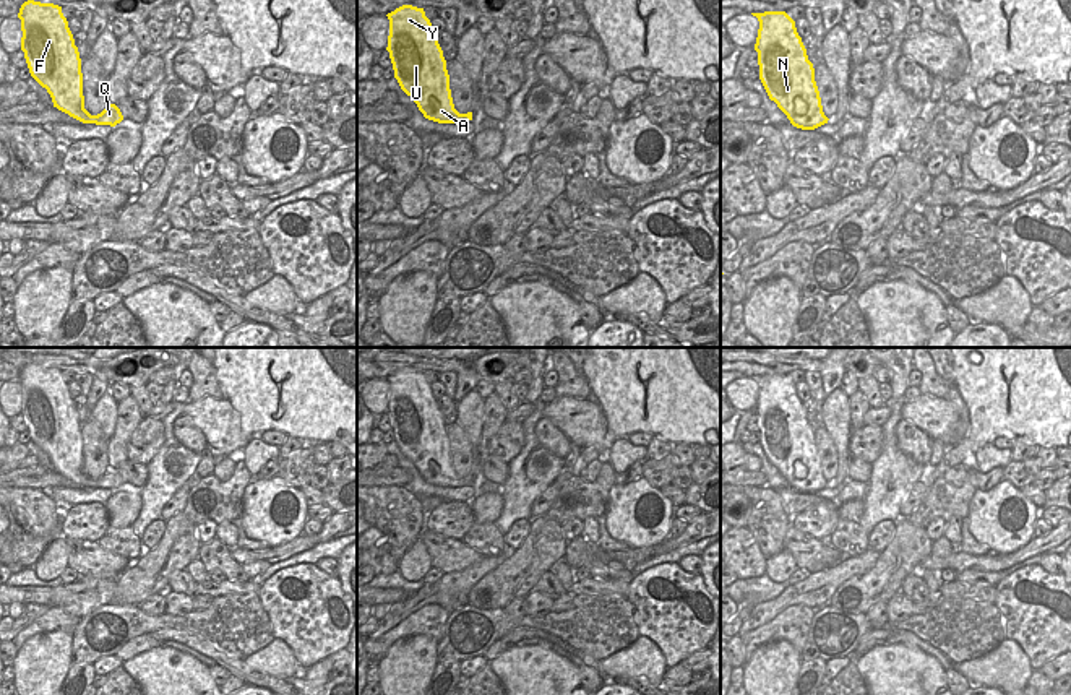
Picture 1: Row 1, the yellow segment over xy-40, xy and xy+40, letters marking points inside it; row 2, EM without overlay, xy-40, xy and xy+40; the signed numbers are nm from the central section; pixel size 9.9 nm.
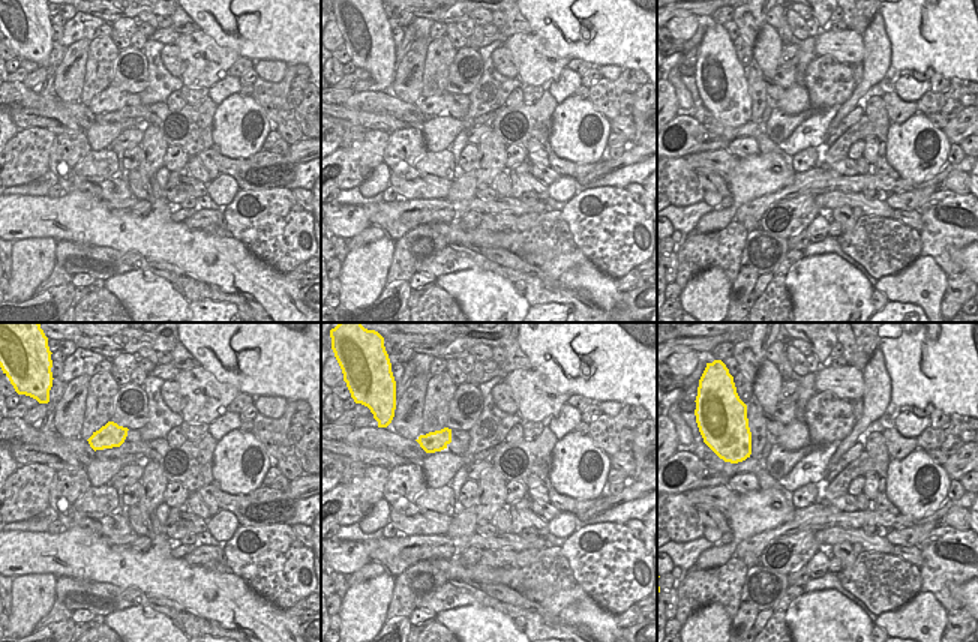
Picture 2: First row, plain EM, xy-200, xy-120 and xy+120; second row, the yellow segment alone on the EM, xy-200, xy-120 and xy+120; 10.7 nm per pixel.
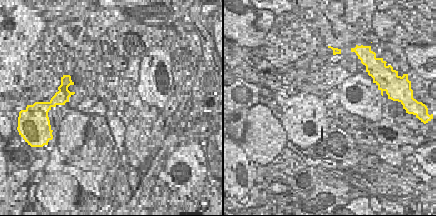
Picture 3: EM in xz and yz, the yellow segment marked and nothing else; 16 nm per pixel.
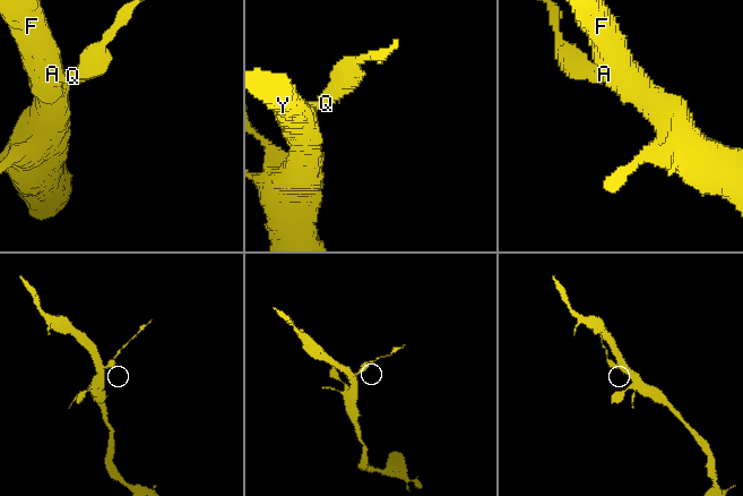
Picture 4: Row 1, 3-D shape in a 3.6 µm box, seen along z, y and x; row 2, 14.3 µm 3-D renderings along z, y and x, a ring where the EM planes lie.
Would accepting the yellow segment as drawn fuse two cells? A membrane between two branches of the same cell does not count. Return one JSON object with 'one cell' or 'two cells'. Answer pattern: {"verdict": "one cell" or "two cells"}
{"verdict": "two cells"}

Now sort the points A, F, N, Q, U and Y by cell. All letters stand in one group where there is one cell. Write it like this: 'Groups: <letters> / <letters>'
Groups: A F N U Y / Q

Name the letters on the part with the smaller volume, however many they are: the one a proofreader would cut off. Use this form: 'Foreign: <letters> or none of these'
Foreign: Q

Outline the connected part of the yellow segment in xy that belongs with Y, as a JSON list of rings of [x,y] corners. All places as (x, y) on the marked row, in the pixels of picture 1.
[[[402,5],[389,19],[389,58],[401,89],[417,104],[425,119],[438,123],[462,123],[454,109],[446,60],[424,8]]]

